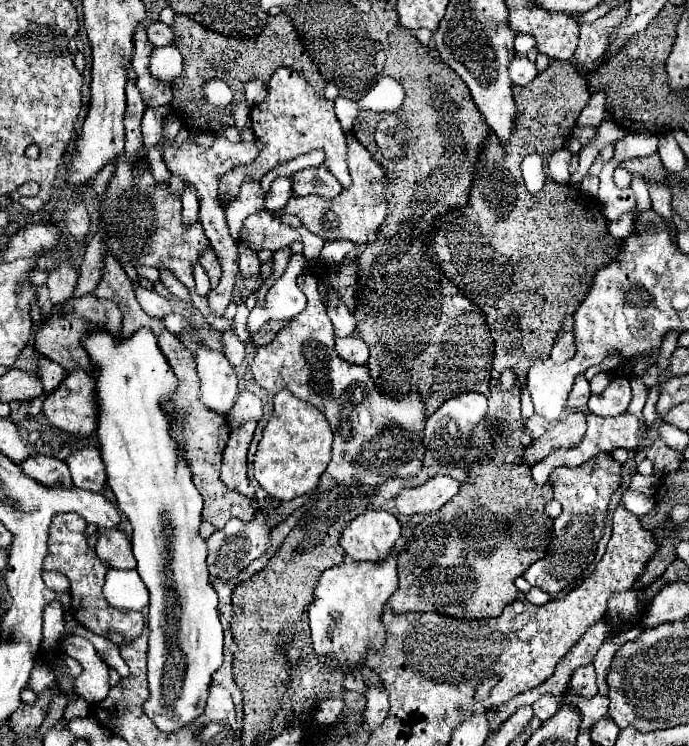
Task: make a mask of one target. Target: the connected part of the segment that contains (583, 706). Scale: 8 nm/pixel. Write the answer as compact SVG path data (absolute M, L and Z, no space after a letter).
M563 695L561 697L561 703L563 701L569 701L573 703L581 715L583 715L583 721L581 721L581 729L585 727L593 727L599 719L603 719L607 715L607 705L609 705L609 699L607 697L601 697L601 695L595 695L591 699L585 699L585 697L579 697L579 695Z

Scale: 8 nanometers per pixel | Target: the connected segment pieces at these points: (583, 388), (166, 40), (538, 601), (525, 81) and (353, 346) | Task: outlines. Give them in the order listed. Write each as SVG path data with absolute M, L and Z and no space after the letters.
M581 373L581 375L577 375L577 379L575 379L575 383L573 383L573 391L571 391L571 395L569 395L569 403L567 403L567 407L569 409L575 409L575 411L581 411L585 405L587 405L587 399L591 397L591 393L589 393L589 381L585 379L585 375Z
M149 23L145 31L147 31L149 41L151 41L155 47L173 43L173 33L171 33L171 27L169 27L169 25L165 25L165 23Z
M531 589L529 593L525 593L525 595L521 595L521 597L525 597L527 601L531 601L531 603L535 603L535 605L545 605L547 601L551 601L551 595L549 595L549 593L537 591L537 589Z
M515 55L515 59L509 65L509 73L515 85L529 85L539 75L535 63L529 61L525 55Z
M359 337L337 339L335 341L335 349L337 349L337 355L343 361L349 361L353 365L365 365L365 361L369 357L369 349L367 349L367 345Z

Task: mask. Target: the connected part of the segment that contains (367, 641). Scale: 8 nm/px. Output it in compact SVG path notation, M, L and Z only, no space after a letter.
M397 553L389 555L389 559L381 563L357 563L345 561L339 567L325 571L315 587L313 603L309 605L309 627L311 627L311 645L319 659L323 659L325 669L349 673L351 669L361 669L365 665L365 657L369 649L381 653L381 645L385 643L385 627L381 625L381 611L387 599L397 591Z

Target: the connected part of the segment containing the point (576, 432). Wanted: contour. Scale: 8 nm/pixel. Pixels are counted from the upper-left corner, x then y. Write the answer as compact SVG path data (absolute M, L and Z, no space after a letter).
M569 413L565 415L549 433L539 437L529 449L525 449L525 463L535 465L539 459L549 455L555 449L571 449L579 445L585 435L585 413Z

